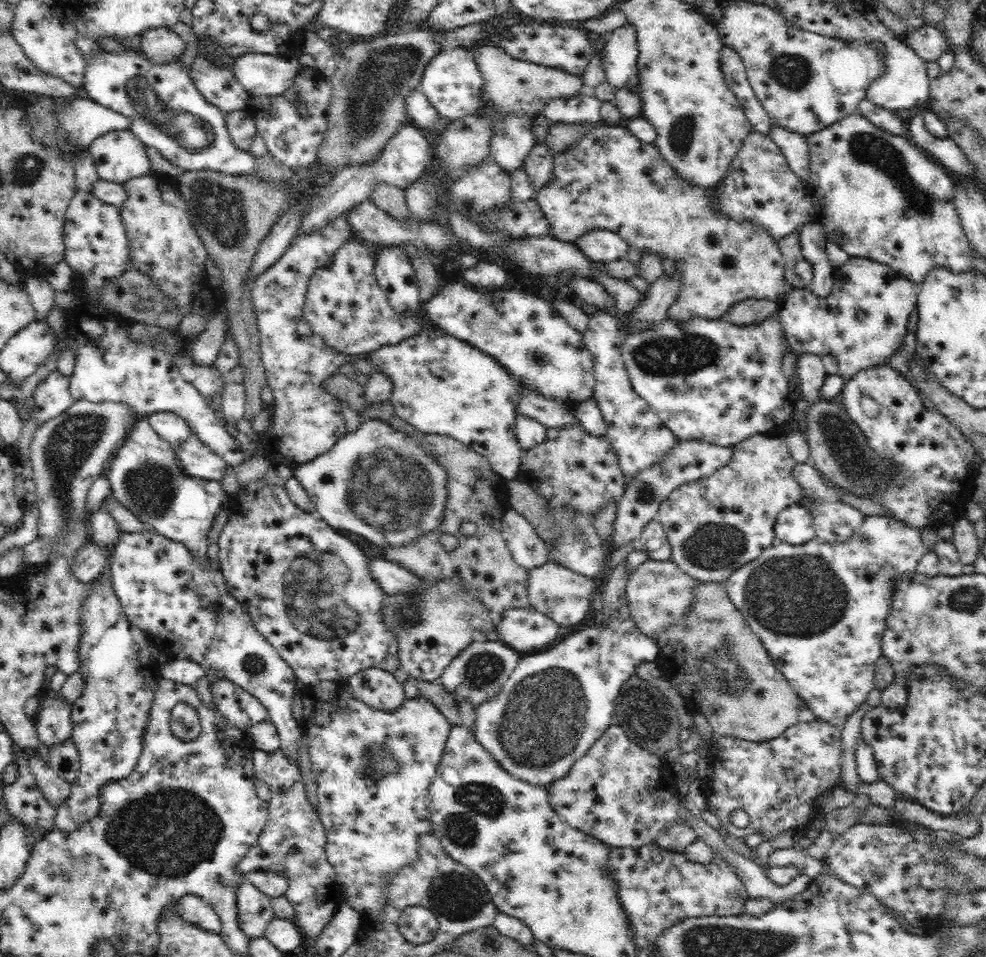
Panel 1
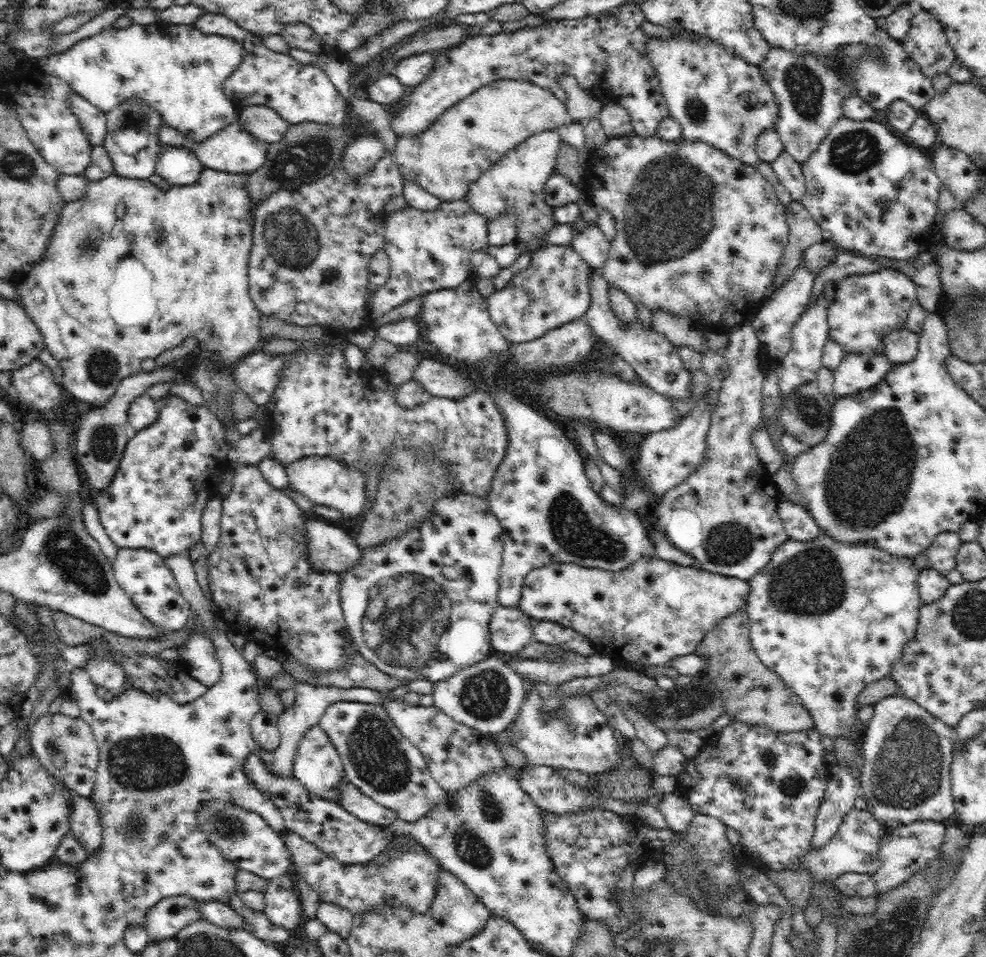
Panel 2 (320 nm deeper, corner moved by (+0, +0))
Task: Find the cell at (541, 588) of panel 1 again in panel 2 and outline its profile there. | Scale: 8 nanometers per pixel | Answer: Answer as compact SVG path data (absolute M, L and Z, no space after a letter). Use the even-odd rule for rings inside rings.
M656 556L643 557L641 560L633 562L632 566L616 572L583 567L574 563L551 563L550 565L532 569L526 575L521 588L521 598L518 607L524 614L527 614L532 619L554 621L565 627L571 626L574 630L577 630L580 634L588 638L590 642L593 642L594 648L598 650L598 654L609 656L617 667L626 668L626 666L623 666L626 662L631 662L631 664L639 662L642 666L666 666L671 662L672 658L694 653L694 650L696 650L700 642L702 642L702 638L704 638L708 632L714 630L718 622L722 622L728 614L734 614L738 612L738 610L744 609L747 605L748 590L750 590L750 585L748 585L747 580L711 573L700 569L697 565L692 567L682 566L672 561L658 559Z

